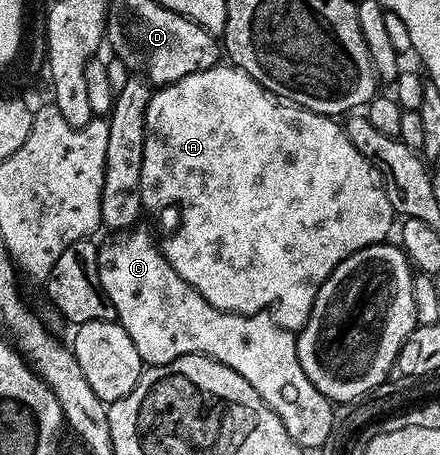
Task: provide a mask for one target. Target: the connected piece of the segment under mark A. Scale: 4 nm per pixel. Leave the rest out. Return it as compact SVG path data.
M217 64L217 65L215 65L215 66L212 66L212 67L210 67L210 68L209 68L209 69L204 69L204 70L203 70L203 71L202 71L202 72L196 72L196 73L191 73L191 74L190 74L190 76L184 76L184 77L183 77L183 78L182 78L182 80L180 80L180 81L174 81L174 82L172 82L172 83L171 83L171 84L170 84L170 85L168 85L168 86L164 86L164 87L159 87L159 88L158 88L158 89L157 89L157 90L156 90L156 91L155 91L155 92L154 92L154 93L153 93L153 96L152 96L152 98L151 98L151 102L150 102L150 104L149 104L149 105L148 105L148 106L147 106L147 116L146 116L146 120L147 120L147 130L148 130L148 132L147 132L147 138L146 138L146 149L145 149L145 151L144 151L144 153L143 153L143 172L142 172L142 184L141 184L141 185L140 185L140 195L141 195L141 205L142 205L142 206L143 206L143 207L144 207L144 208L145 208L145 209L148 209L148 208L150 208L150 209L152 209L152 210L158 210L158 209L160 209L160 208L162 208L162 207L164 207L164 206L170 206L170 205L172 205L172 204L173 204L173 203L174 203L174 202L176 202L176 203L177 203L177 204L178 204L178 205L180 205L180 227L178 227L178 228L177 228L177 230L176 230L176 231L174 231L174 232L173 232L173 234L172 234L172 238L168 238L168 239L166 239L166 240L165 240L165 242L162 242L162 249L163 249L163 252L164 252L164 255L165 255L165 256L166 256L166 260L167 260L167 261L168 261L168 263L169 263L169 264L170 264L170 268L174 268L174 272L178 272L178 273L179 273L179 274L180 274L180 275L181 275L181 276L182 276L182 280L186 280L186 284L190 284L190 285L191 285L191 286L193 286L193 288L195 288L195 290L196 290L196 291L197 291L197 292L198 292L198 293L200 293L200 294L201 294L201 296L203 296L203 298L204 298L204 299L206 299L206 301L208 301L208 302L209 302L209 303L210 303L210 304L214 304L214 308L218 308L218 309L219 309L219 310L228 310L228 311L230 311L230 312L231 312L231 314L259 314L259 313L261 313L261 312L270 312L270 313L271 313L271 315L272 315L272 318L273 318L273 319L274 319L274 321L275 321L275 322L276 322L276 323L277 323L277 324L278 324L278 325L280 325L280 326L281 326L281 327L282 327L282 328L286 328L286 329L287 329L287 330L290 330L290 331L293 331L293 332L298 332L298 331L299 331L299 330L301 330L301 329L302 329L302 327L304 327L304 325L305 325L305 324L306 324L306 320L307 320L307 319L308 319L308 317L309 317L309 316L310 316L310 312L311 312L311 311L312 311L312 309L313 309L313 308L314 308L314 300L315 300L315 299L316 299L316 297L317 297L317 296L318 296L318 292L319 292L319 291L320 291L320 289L321 289L321 288L322 288L322 284L326 284L326 280L327 280L327 279L328 279L328 277L329 277L329 276L330 276L330 272L334 272L334 268L338 268L338 264L342 264L342 260L346 260L346 259L347 259L347 258L348 258L348 257L349 257L349 256L350 256L350 255L352 255L352 254L356 254L356 253L358 253L358 252L359 252L359 250L361 250L361 249L362 249L362 248L366 248L366 247L367 247L367 246L376 246L376 245L377 245L377 244L378 244L378 243L379 243L379 242L383 242L383 241L385 241L385 239L387 239L387 238L388 238L388 237L389 237L389 236L388 236L388 235L387 235L387 234L388 234L388 233L390 233L390 232L391 232L391 230L392 230L392 233L393 233L393 230L394 230L394 222L393 222L393 226L392 226L392 218L393 218L393 219L394 219L394 211L393 211L393 208L392 208L392 205L391 205L391 204L390 204L390 200L389 200L389 199L388 199L388 197L387 197L387 196L386 196L386 192L385 192L385 191L384 191L384 181L382 181L382 179L380 179L380 174L379 174L379 172L378 172L378 171L377 171L377 170L376 170L376 169L375 169L375 168L373 168L373 166L372 166L372 165L371 165L371 164L370 164L370 160L366 160L366 156L362 156L362 152L358 152L358 148L354 148L354 144L350 144L350 136L346 136L346 132L345 132L345 131L344 131L344 127L343 127L343 125L341 125L341 123L340 123L340 122L339 122L339 121L338 121L338 120L337 120L337 119L334 119L334 118L333 118L333 117L332 117L332 116L331 116L331 115L326 115L326 114L320 114L320 113L316 113L316 112L310 112L310 111L309 111L309 110L308 110L308 109L302 109L302 107L300 107L300 106L295 106L295 105L293 105L293 104L292 104L292 103L286 103L286 102L284 102L284 101L282 101L282 100L281 100L281 99L278 99L278 98L276 98L276 96L275 96L275 95L272 95L272 94L271 94L271 92L270 92L270 91L269 91L269 90L268 90L268 89L264 89L264 88L262 88L262 86L261 86L261 85L260 85L260 84L258 84L258 82L257 82L257 81L256 81L256 80L254 80L254 79L253 79L253 78L252 78L252 77L250 77L250 75L249 75L249 74L248 74L248 73L246 73L246 72L245 72L245 71L244 71L244 70L240 70L240 69L238 69L238 68L237 68L237 67L236 67L236 66L234 66L234 65L231 65L231 64Z

